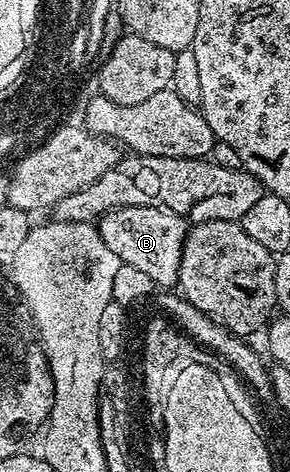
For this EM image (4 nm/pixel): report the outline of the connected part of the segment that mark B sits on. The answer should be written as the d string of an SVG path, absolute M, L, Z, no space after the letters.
M159 206L120 207L97 218L96 228L121 264L145 271L155 286L174 287L179 284L178 272L182 267L182 252L186 246L186 221L183 214Z

